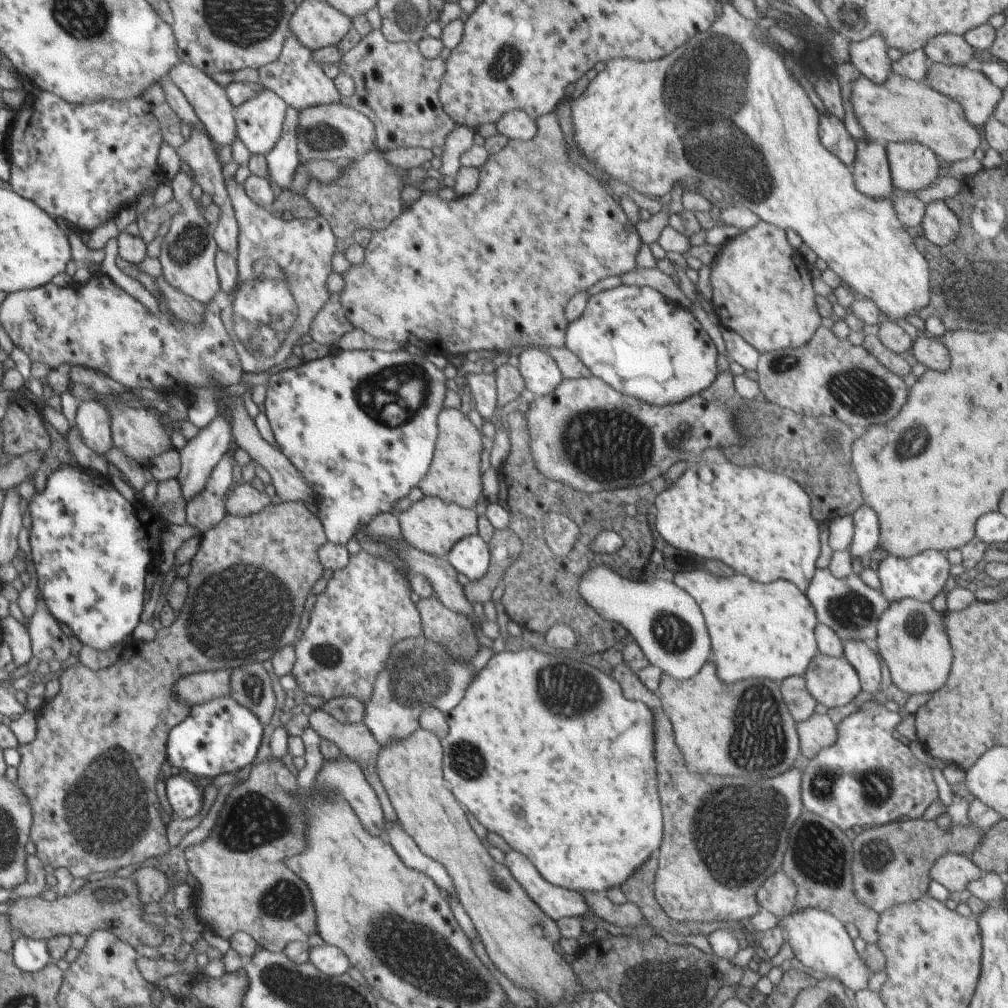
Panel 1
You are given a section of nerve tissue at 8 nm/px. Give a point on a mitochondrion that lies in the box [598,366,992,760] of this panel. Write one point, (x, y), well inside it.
(863, 393)

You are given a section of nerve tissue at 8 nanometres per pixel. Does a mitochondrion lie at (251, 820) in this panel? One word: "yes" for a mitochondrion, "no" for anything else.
yes

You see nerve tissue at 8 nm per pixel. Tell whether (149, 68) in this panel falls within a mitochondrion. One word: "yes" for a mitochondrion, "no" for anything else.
no

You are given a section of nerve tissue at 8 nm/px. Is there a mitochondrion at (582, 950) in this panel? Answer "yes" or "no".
no

